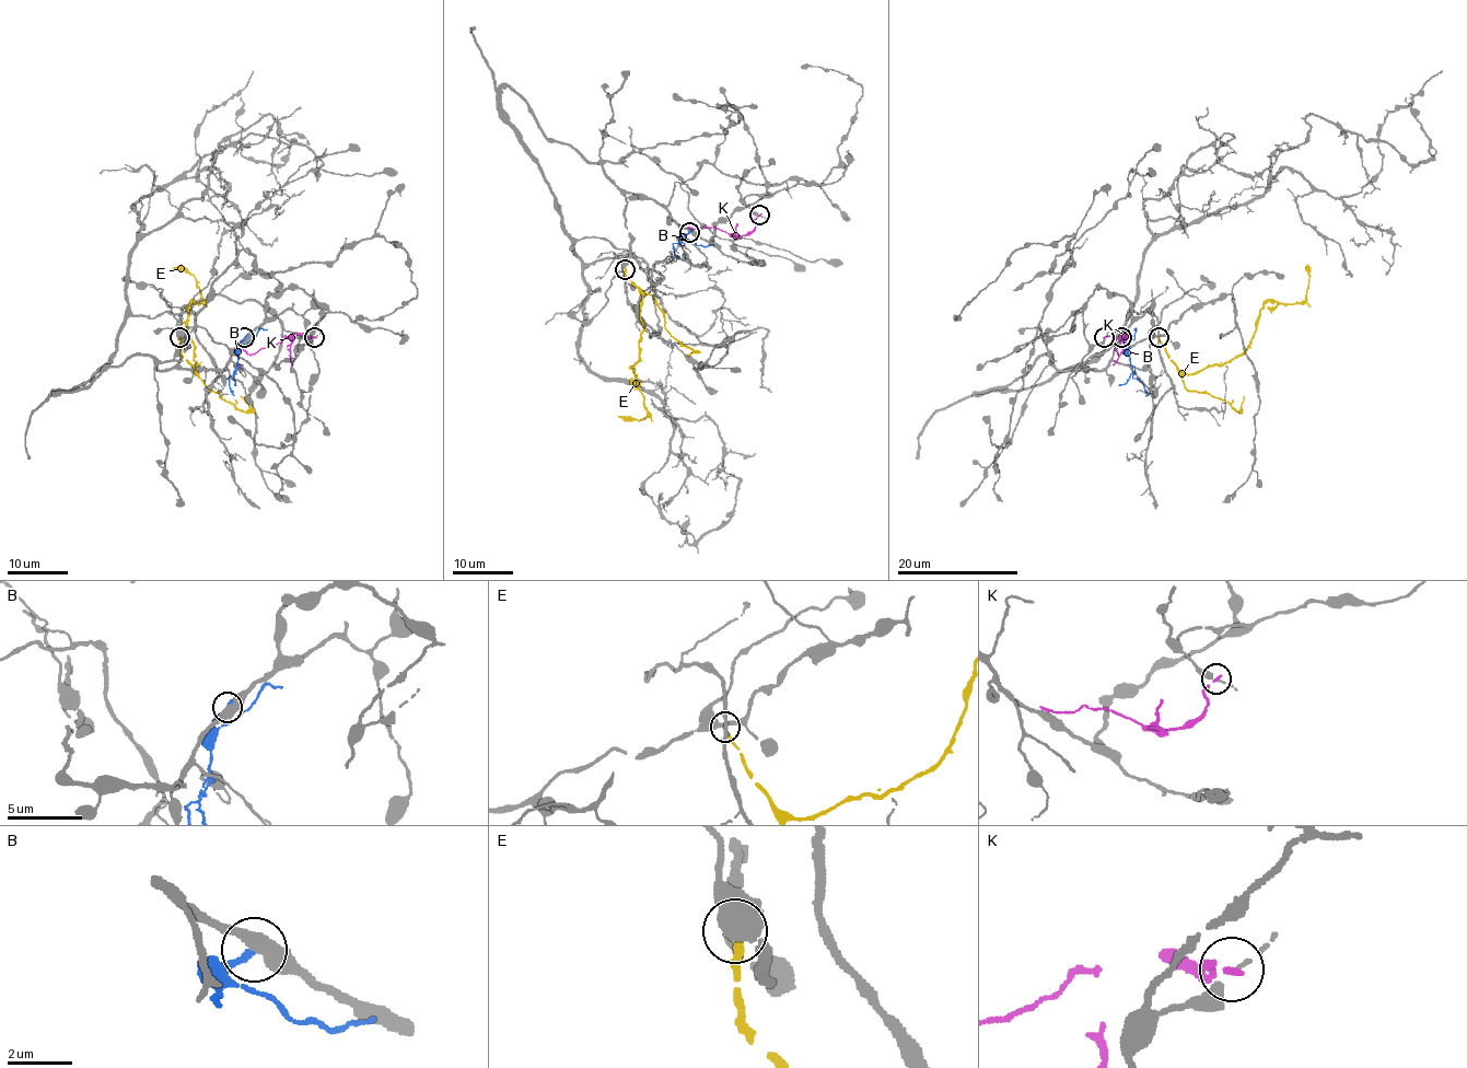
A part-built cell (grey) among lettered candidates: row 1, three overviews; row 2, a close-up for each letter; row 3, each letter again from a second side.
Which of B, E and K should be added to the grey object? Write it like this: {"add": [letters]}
{"add": []}

